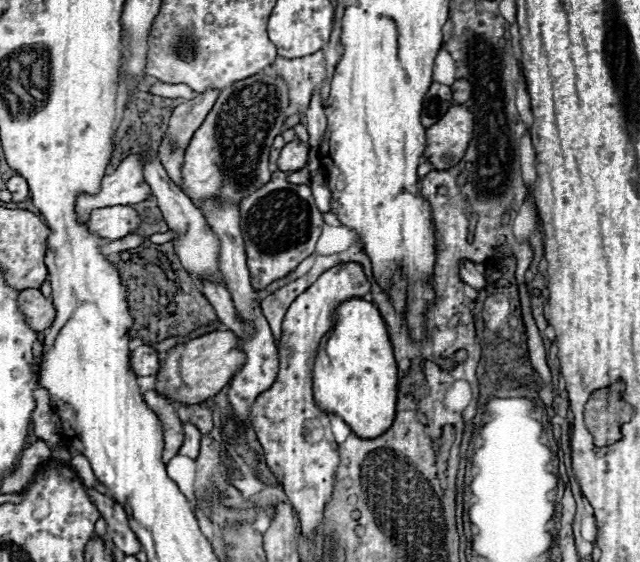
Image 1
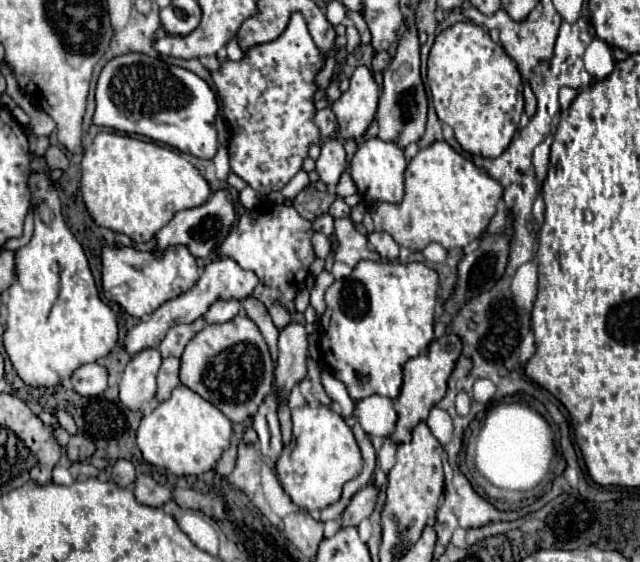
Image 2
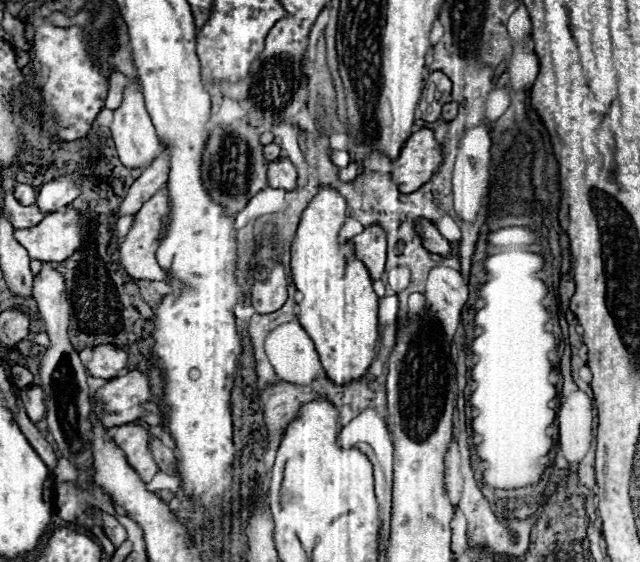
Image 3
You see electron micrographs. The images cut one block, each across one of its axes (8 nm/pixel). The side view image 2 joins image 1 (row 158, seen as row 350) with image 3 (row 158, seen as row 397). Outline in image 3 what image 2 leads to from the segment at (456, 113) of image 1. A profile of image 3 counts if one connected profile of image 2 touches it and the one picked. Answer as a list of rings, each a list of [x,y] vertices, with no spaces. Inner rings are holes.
[[[422,128],[406,140],[400,158],[392,162],[392,178],[404,194],[410,194],[422,188],[434,176],[442,160],[442,144],[436,142],[434,132],[430,128]]]

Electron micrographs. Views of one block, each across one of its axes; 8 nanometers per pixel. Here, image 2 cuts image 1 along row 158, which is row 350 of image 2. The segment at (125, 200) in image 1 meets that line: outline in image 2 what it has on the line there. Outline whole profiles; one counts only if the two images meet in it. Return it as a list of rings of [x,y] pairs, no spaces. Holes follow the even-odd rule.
[[[222,258],[222,260],[216,260],[216,262],[210,262],[204,270],[202,270],[202,276],[200,280],[196,282],[196,286],[192,290],[188,290],[186,294],[182,294],[180,298],[174,298],[166,304],[162,304],[154,314],[142,318],[136,326],[132,326],[128,332],[126,332],[126,338],[124,338],[124,350],[134,356],[138,354],[140,350],[144,348],[154,348],[162,342],[162,338],[166,336],[166,332],[176,326],[176,324],[190,324],[194,322],[196,318],[204,316],[206,310],[210,308],[210,304],[214,304],[216,300],[242,300],[246,298],[258,284],[258,276],[256,274],[250,274],[250,270],[242,270],[234,260],[230,258]]]

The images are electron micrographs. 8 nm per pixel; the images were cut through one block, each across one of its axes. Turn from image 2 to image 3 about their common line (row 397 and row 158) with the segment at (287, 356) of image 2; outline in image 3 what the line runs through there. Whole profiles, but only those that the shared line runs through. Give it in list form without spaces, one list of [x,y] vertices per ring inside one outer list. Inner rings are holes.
[[[278,158],[268,166],[268,186],[294,190],[296,188],[296,166],[288,158]]]

